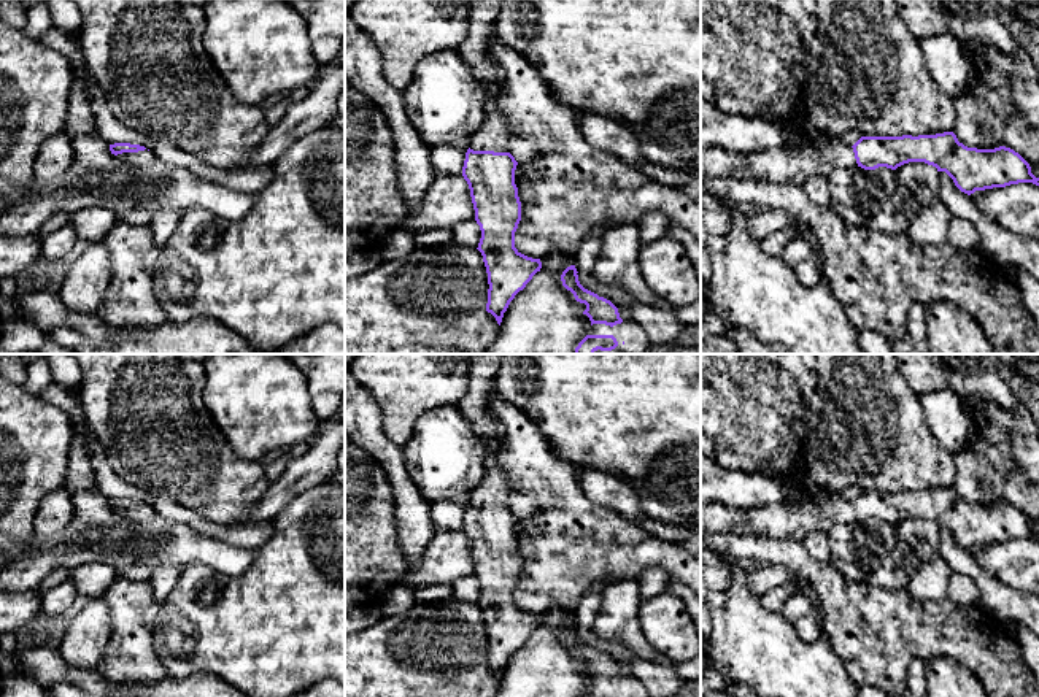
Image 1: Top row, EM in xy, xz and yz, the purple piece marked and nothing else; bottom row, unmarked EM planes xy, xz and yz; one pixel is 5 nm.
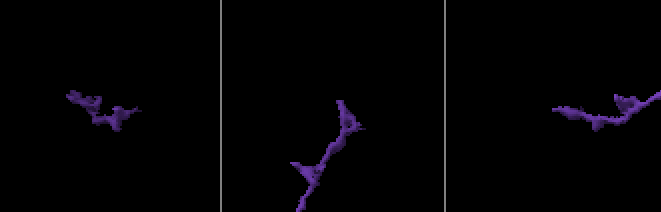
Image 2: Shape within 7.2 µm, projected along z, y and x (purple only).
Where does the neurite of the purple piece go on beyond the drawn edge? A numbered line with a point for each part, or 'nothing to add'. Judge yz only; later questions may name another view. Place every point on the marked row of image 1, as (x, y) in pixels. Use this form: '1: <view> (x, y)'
1: yz (793, 165)

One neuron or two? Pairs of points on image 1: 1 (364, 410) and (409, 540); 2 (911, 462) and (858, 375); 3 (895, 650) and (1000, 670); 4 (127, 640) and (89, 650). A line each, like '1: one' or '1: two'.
1: one
2: one
3: one
4: two

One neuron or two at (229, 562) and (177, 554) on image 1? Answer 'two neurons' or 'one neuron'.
one neuron

